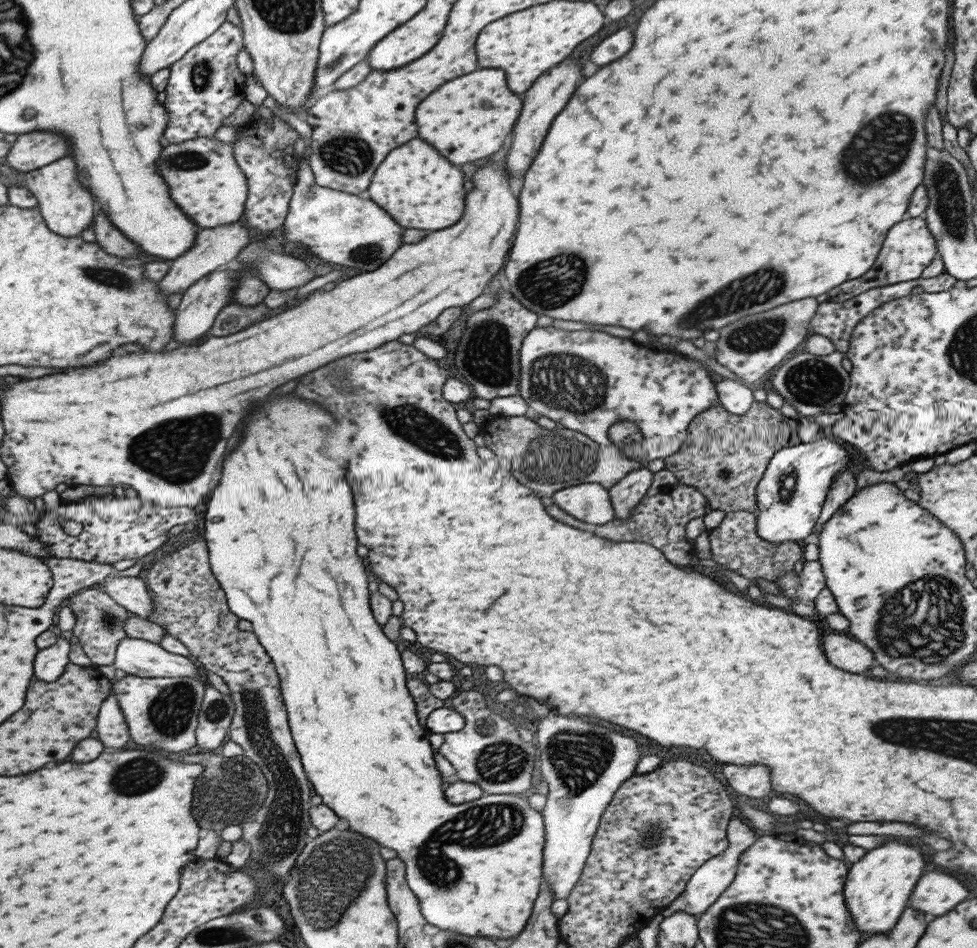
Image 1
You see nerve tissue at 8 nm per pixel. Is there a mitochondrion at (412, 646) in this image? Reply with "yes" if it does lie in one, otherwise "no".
no

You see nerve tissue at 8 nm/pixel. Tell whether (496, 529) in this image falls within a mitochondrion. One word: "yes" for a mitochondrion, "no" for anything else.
no

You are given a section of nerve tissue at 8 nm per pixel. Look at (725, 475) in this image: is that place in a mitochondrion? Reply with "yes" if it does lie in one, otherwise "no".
yes

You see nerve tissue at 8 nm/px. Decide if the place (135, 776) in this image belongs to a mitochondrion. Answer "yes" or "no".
yes

